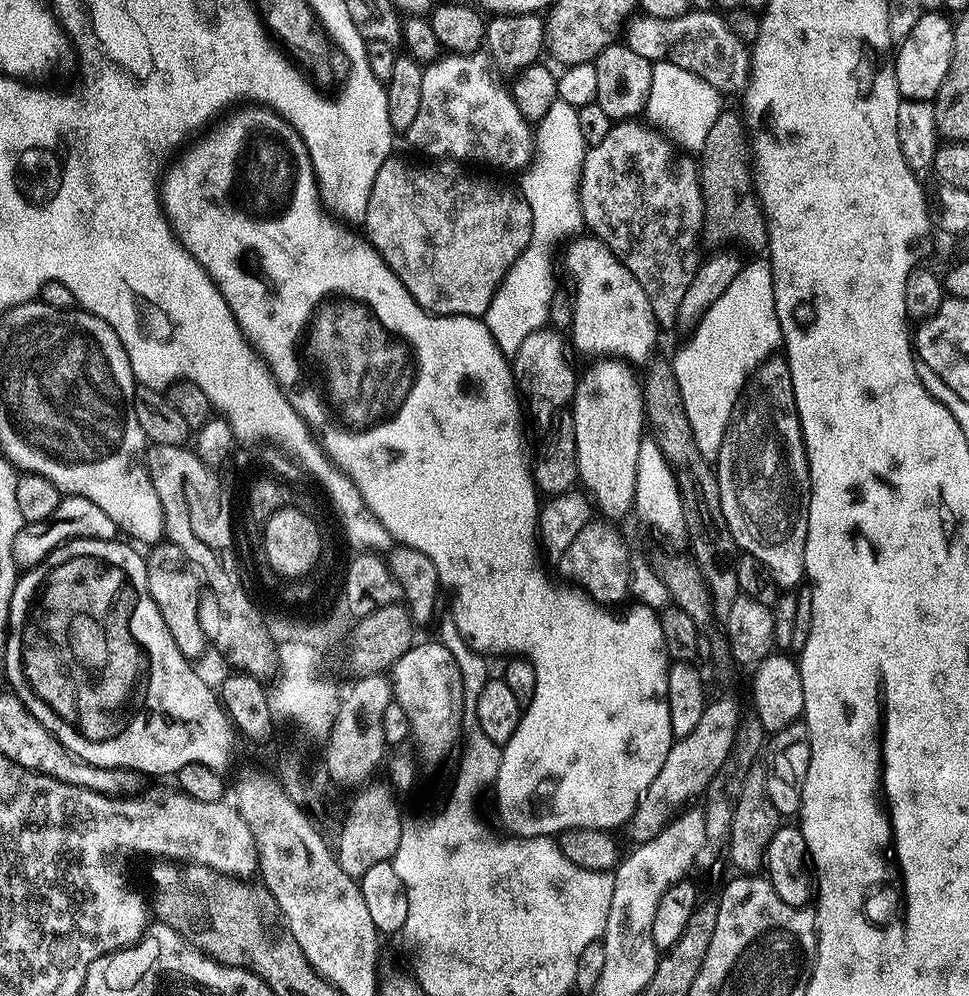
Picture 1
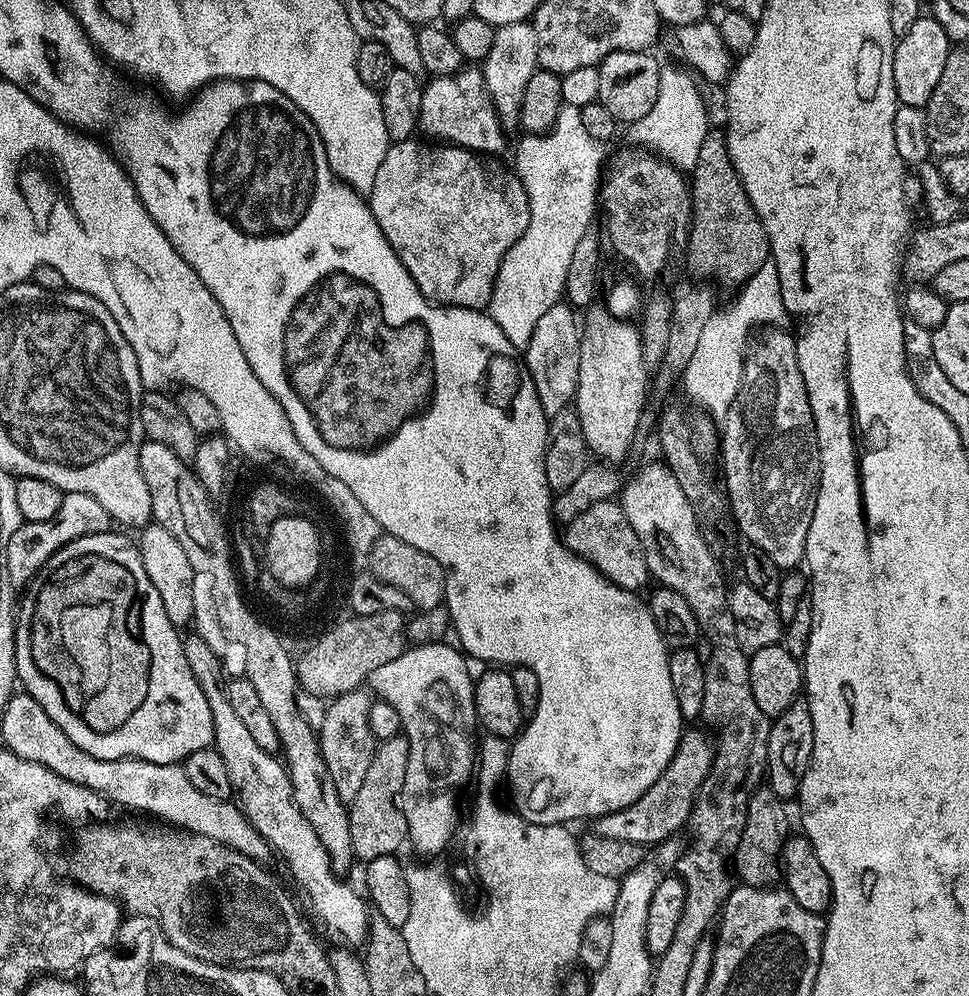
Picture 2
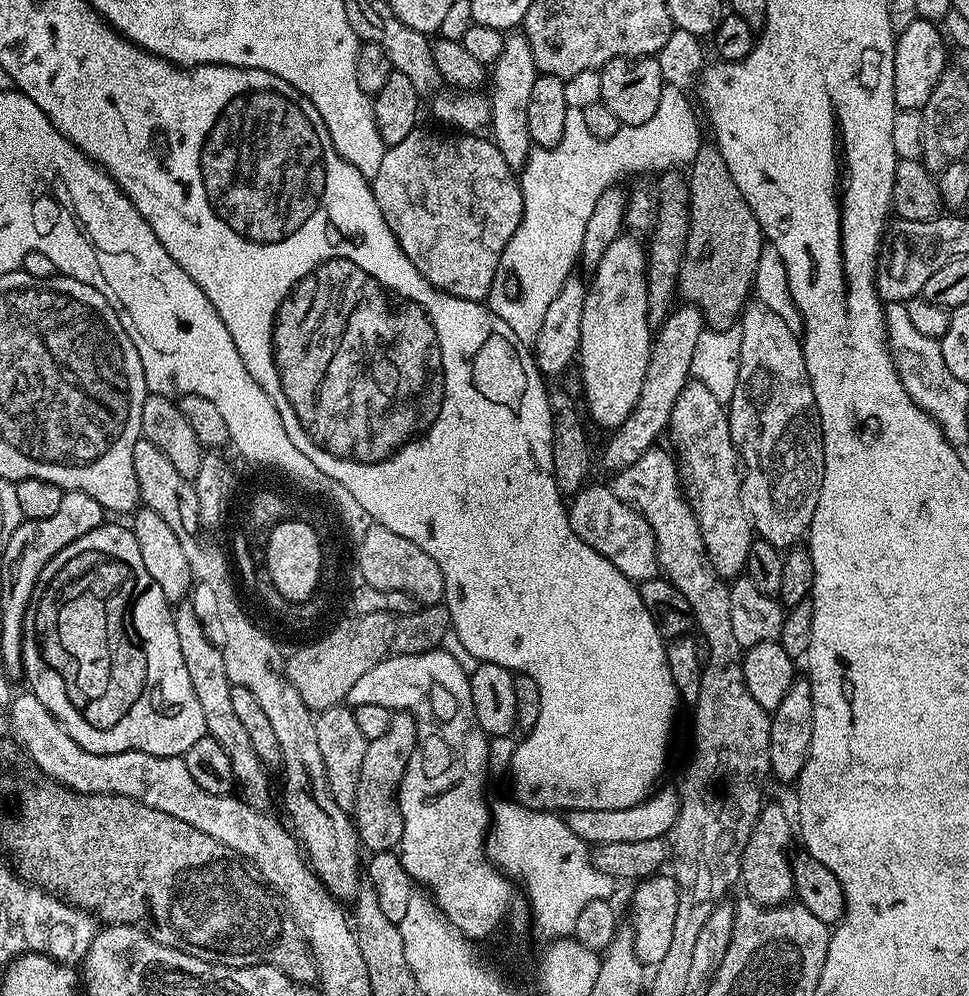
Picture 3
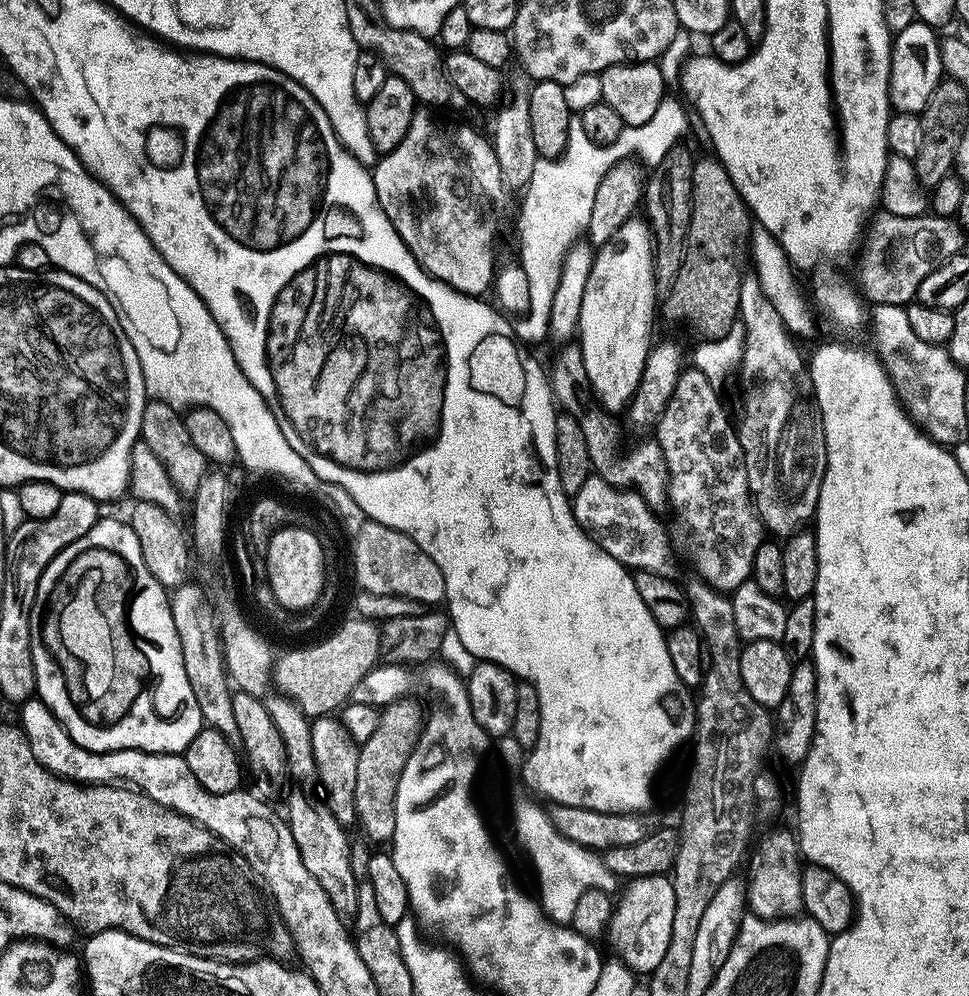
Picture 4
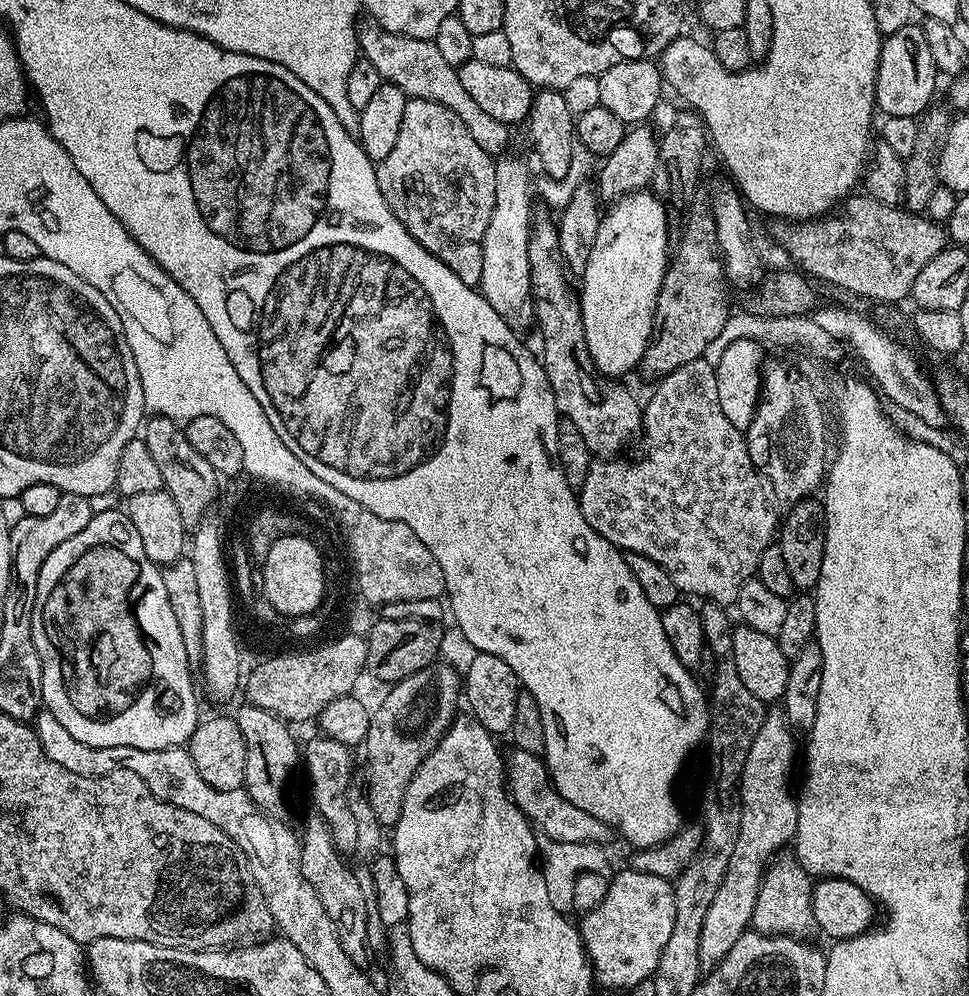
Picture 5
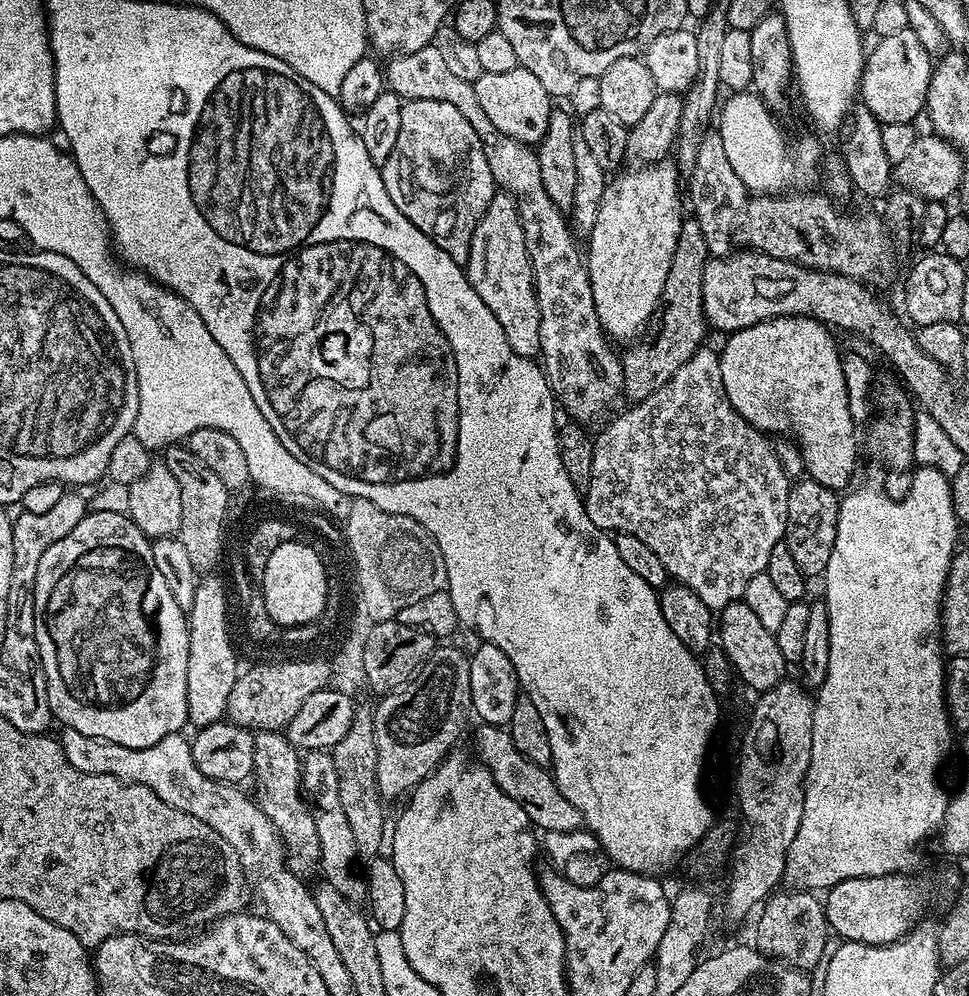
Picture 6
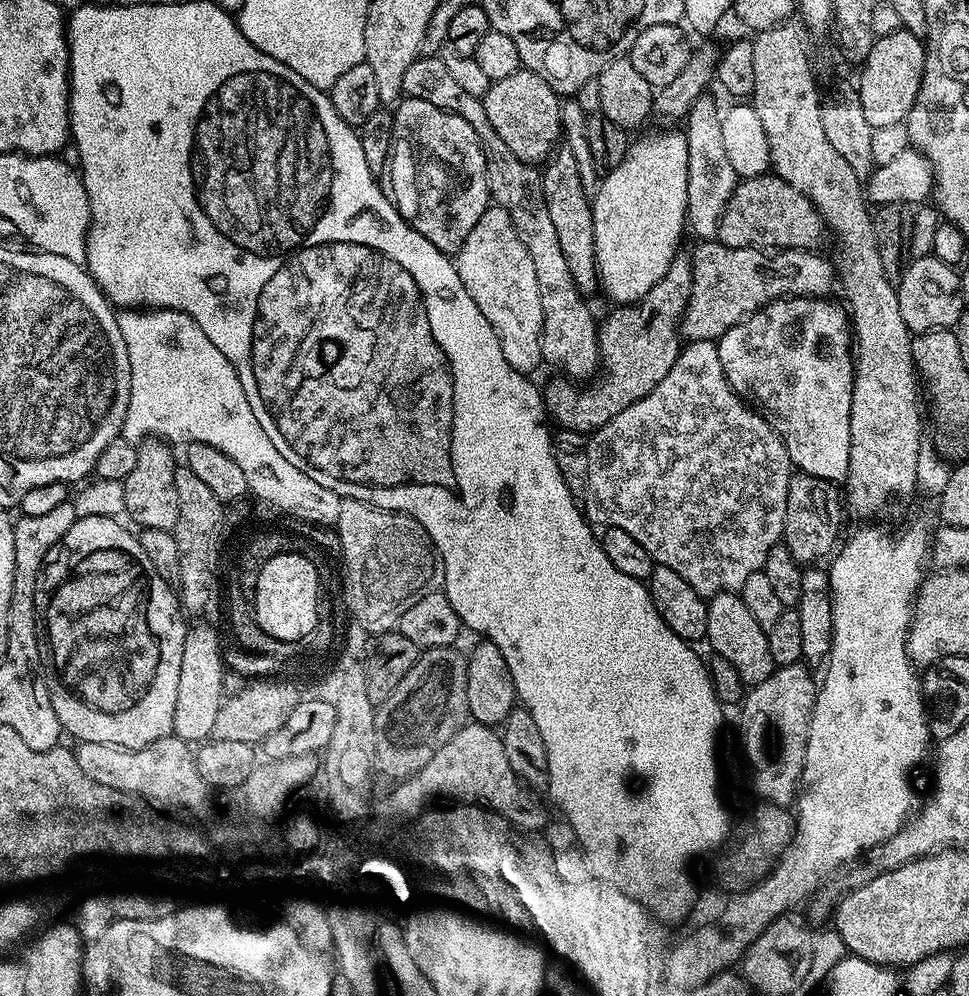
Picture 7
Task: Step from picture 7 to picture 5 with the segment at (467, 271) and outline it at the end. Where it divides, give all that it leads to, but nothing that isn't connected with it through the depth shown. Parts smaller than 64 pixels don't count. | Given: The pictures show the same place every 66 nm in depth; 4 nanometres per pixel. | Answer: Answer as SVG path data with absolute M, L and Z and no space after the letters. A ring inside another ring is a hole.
M504 154L495 161L496 166L496 189L494 190L494 210L490 214L490 226L486 226L486 234L482 238L480 245L482 246L482 278L478 285L478 291L480 295L486 298L486 302L490 302L490 306L494 306L494 310L498 310L498 314L504 321L510 325L513 330L521 330L520 328L533 327L536 319L536 302L532 295L532 275L530 274L530 254L528 253L528 234L530 231L530 225L533 223L534 216L531 216L532 212L532 196L534 200L534 190L529 185L532 182L532 176L528 173L528 168L519 160L518 157L512 156L513 154Z

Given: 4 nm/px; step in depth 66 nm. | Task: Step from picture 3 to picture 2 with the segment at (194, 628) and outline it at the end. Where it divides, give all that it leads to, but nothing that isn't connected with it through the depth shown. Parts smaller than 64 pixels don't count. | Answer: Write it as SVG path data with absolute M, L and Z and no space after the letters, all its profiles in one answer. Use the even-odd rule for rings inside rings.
M185 635L182 643L186 654L186 662L190 662L190 670L198 682L198 686L202 686L202 694L206 694L206 702L210 702L210 716L214 718L214 747L218 754L222 754L222 762L226 762L226 771L230 773L235 803L240 811L244 813L244 817L254 826L254 830L258 830L258 834L262 834L262 838L268 843L269 849L275 855L276 852L280 855L280 860L284 863L284 868L288 871L288 876L292 879L293 886L300 891L300 896L304 899L304 904L308 907L309 914L316 919L317 926L330 939L337 940L340 943L337 945L352 948L359 945L361 947L368 939L369 907L361 893L359 895L350 885L343 884L340 881L343 879L332 868L330 858L326 854L326 846L322 846L318 834L314 834L314 826L310 826L310 822L306 822L306 818L302 818L302 810L298 810L298 806L294 802L292 783L288 777L288 769L283 759L279 755L262 750L262 746L258 746L258 741L251 736L248 727L239 720L238 713L232 709L230 698L226 698L225 681L220 680L220 672L222 676L220 658L214 654L214 650L205 642L203 635Z

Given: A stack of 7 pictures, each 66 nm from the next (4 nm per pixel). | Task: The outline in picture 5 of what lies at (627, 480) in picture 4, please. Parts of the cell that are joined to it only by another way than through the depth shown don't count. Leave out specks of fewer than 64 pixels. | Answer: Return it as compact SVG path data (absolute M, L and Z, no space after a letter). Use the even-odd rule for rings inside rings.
M537 219L535 223L531 225L528 234L528 253L530 254L530 274L532 275L532 295L535 297L536 302L536 319L535 323L540 324L540 336L544 339L544 356L542 352L542 363L544 366L544 373L548 379L548 385L552 388L554 394L554 402L556 403L556 411L565 420L569 420L574 426L578 426L578 434L582 434L582 439L586 441L586 446L592 452L593 457L596 458L612 458L617 455L616 452L632 435L639 433L642 428L642 404L641 401L636 401L626 389L623 388L623 383L617 382L615 379L607 376L601 376L596 371L596 363L590 358L590 350L587 346L586 334L584 333L583 314L581 312L581 300L579 295L575 291L568 292L568 276L566 271L566 265L564 262L564 255L560 252L560 229L555 223L552 224L548 220Z

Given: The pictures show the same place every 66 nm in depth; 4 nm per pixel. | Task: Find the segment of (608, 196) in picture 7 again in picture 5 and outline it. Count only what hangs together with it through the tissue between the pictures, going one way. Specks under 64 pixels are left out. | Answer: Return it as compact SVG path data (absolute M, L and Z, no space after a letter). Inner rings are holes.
M652 190L632 192L622 196L603 213L598 226L598 238L594 238L594 250L582 273L578 295L581 300L584 333L590 358L596 363L596 371L609 378L624 378L631 368L635 369L644 359L648 341L656 319L656 299L664 281L664 271L670 263L670 244L668 248L668 214L664 200Z

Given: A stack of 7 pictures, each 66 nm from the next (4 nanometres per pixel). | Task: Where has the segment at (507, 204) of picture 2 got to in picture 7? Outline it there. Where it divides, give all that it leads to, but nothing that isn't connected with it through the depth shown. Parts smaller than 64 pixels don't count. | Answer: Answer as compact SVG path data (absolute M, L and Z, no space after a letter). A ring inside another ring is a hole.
M413 96L401 99L395 105L394 115L390 163L386 169L386 176L392 179L391 199L402 219L411 228L434 242L438 250L455 254L466 242L470 230L474 230L478 218L482 218L482 214L490 207L484 146L478 134L474 134L474 126L470 126L466 118L425 100Z

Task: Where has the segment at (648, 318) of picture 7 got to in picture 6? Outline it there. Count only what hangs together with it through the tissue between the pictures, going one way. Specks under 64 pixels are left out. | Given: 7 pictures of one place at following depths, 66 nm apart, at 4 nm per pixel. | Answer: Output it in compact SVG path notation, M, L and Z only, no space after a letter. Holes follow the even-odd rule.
M695 218L685 219L680 225L678 246L670 262L670 274L666 278L666 286L662 286L658 315L651 329L652 337L649 340L637 339L635 343L628 346L633 348L622 352L623 395L629 396L629 401L639 402L650 398L650 394L662 390L662 386L666 386L666 382L670 382L670 378L674 378L674 374L678 374L678 370L686 366L686 362L690 362L692 355L705 343L706 321L702 306L702 274L709 259L706 238L702 238L702 226L698 226Z

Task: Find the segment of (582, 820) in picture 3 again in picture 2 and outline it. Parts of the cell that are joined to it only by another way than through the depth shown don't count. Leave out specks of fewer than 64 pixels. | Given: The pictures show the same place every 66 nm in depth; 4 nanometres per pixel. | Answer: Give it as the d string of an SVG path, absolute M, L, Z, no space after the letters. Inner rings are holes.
M685 731L680 737L680 745L676 747L674 758L666 766L666 770L662 770L654 786L650 786L650 790L646 790L646 794L642 794L638 802L617 812L597 816L594 832L603 838L645 846L659 846L665 840L673 839L677 835L676 831L691 821L692 810L696 806L696 794L712 769L716 746L709 733L704 732Z

